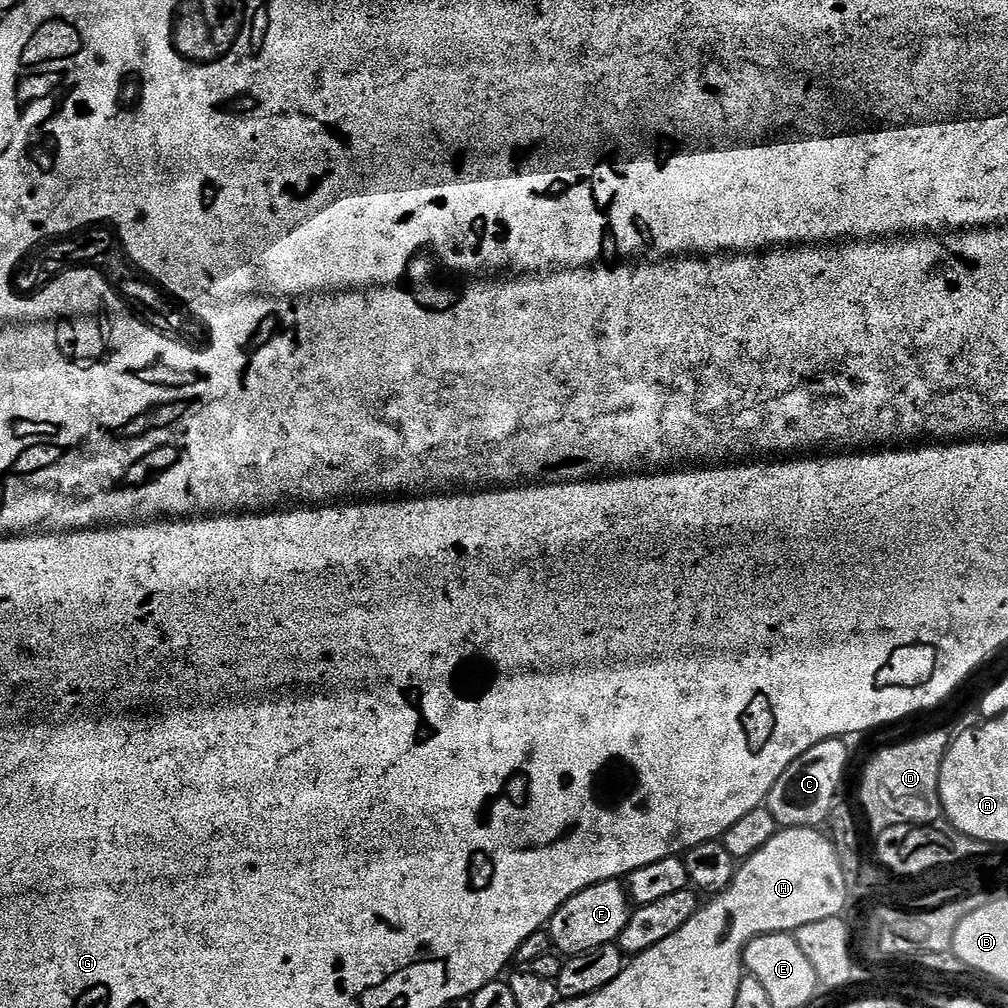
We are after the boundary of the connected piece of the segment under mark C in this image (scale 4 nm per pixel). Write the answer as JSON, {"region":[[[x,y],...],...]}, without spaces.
{"region":[[[843,739],[823,740],[818,742],[806,754],[802,754],[774,782],[766,806],[774,814],[777,825],[786,828],[819,829],[820,823],[827,821],[837,807],[836,795],[840,792],[840,783],[844,780],[844,771],[848,768],[848,748]]]}

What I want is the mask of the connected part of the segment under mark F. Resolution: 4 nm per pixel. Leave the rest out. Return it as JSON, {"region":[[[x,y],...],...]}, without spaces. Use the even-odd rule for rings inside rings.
{"region":[[[620,880],[598,882],[567,900],[552,915],[546,925],[546,931],[552,938],[552,947],[565,957],[577,956],[580,952],[594,950],[598,946],[617,943],[626,930],[634,908],[630,903],[627,887]]]}

